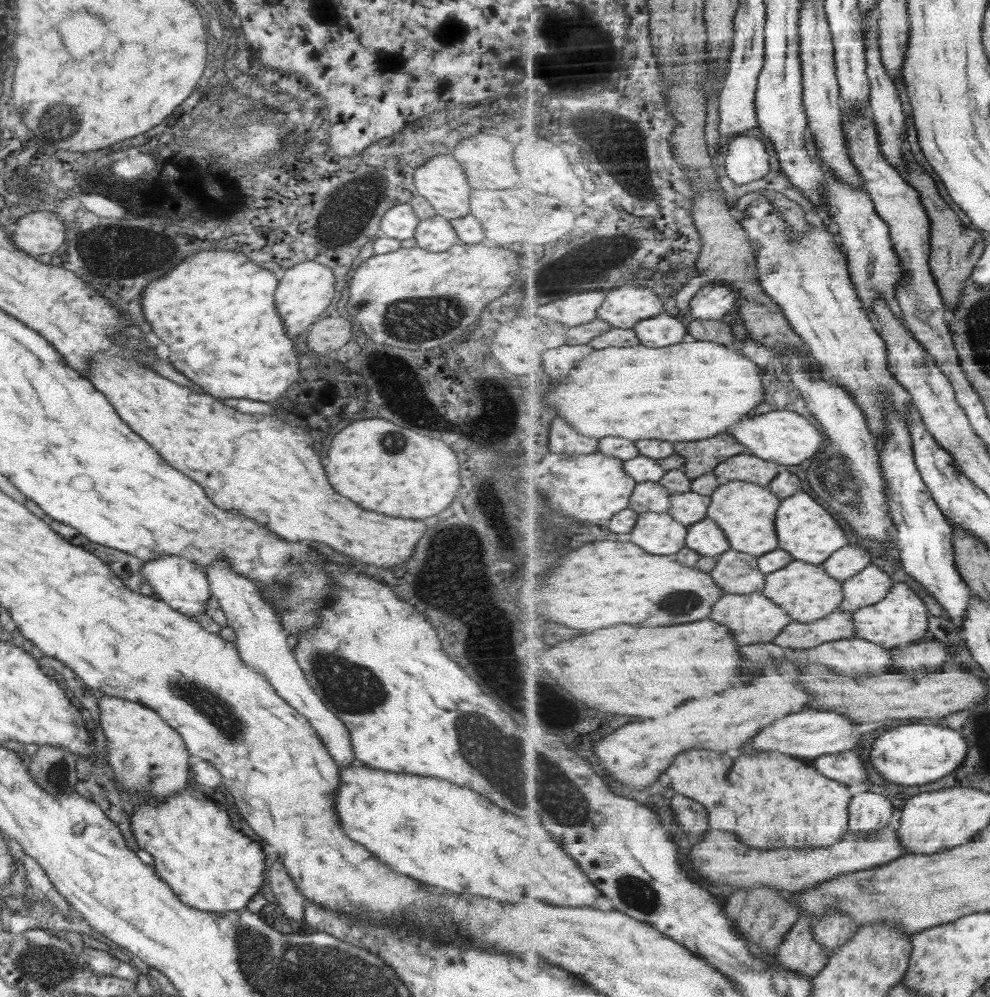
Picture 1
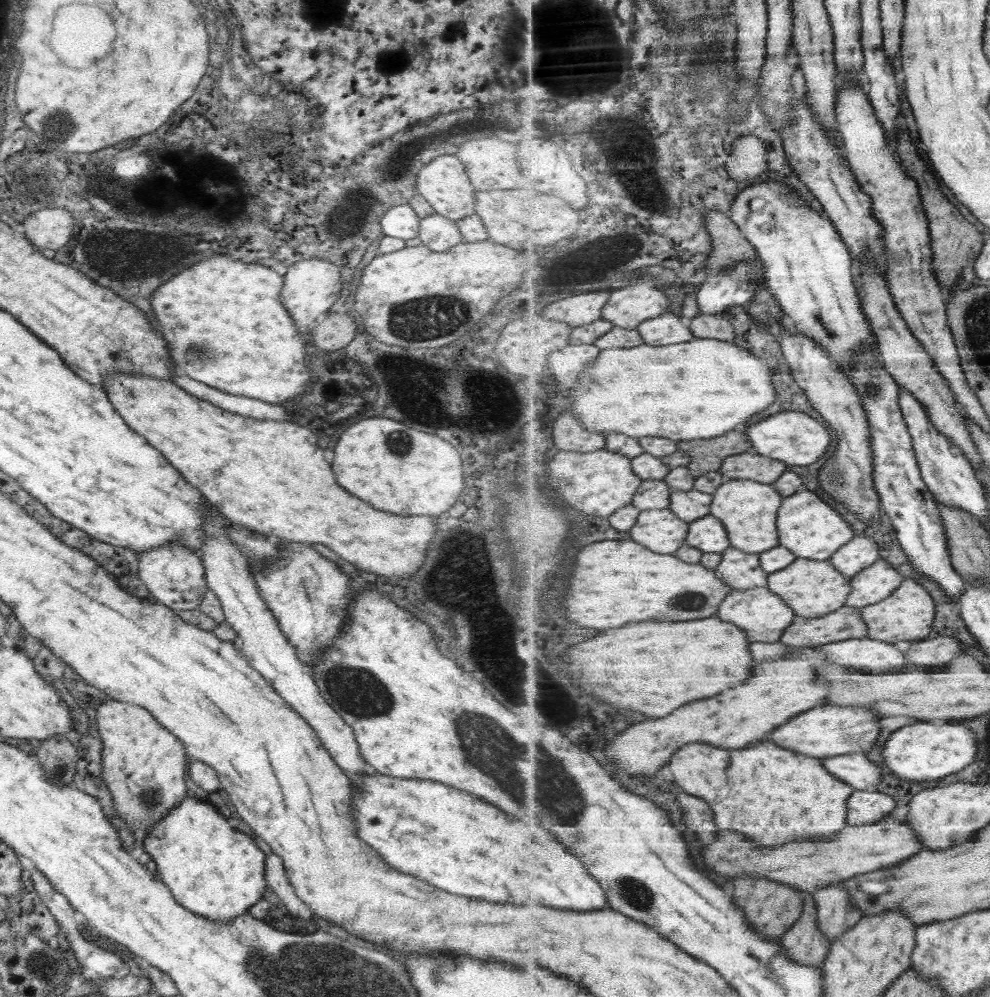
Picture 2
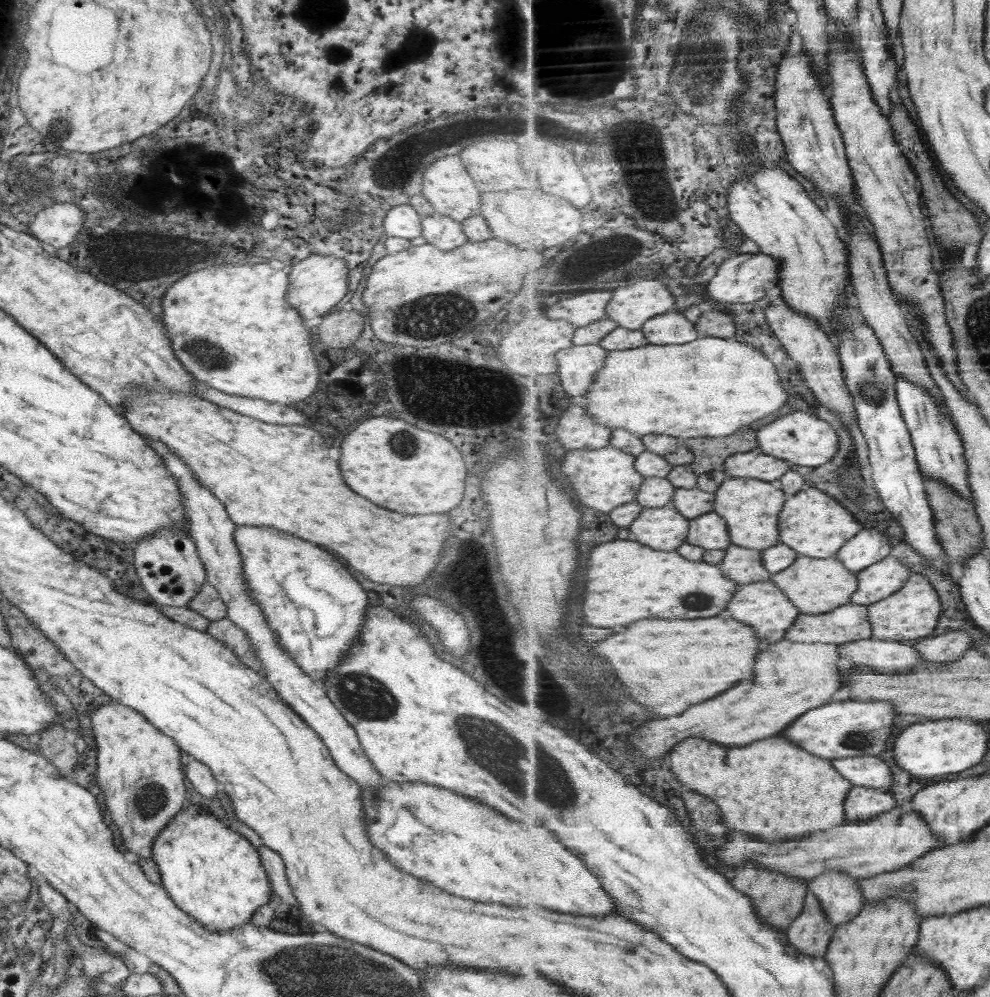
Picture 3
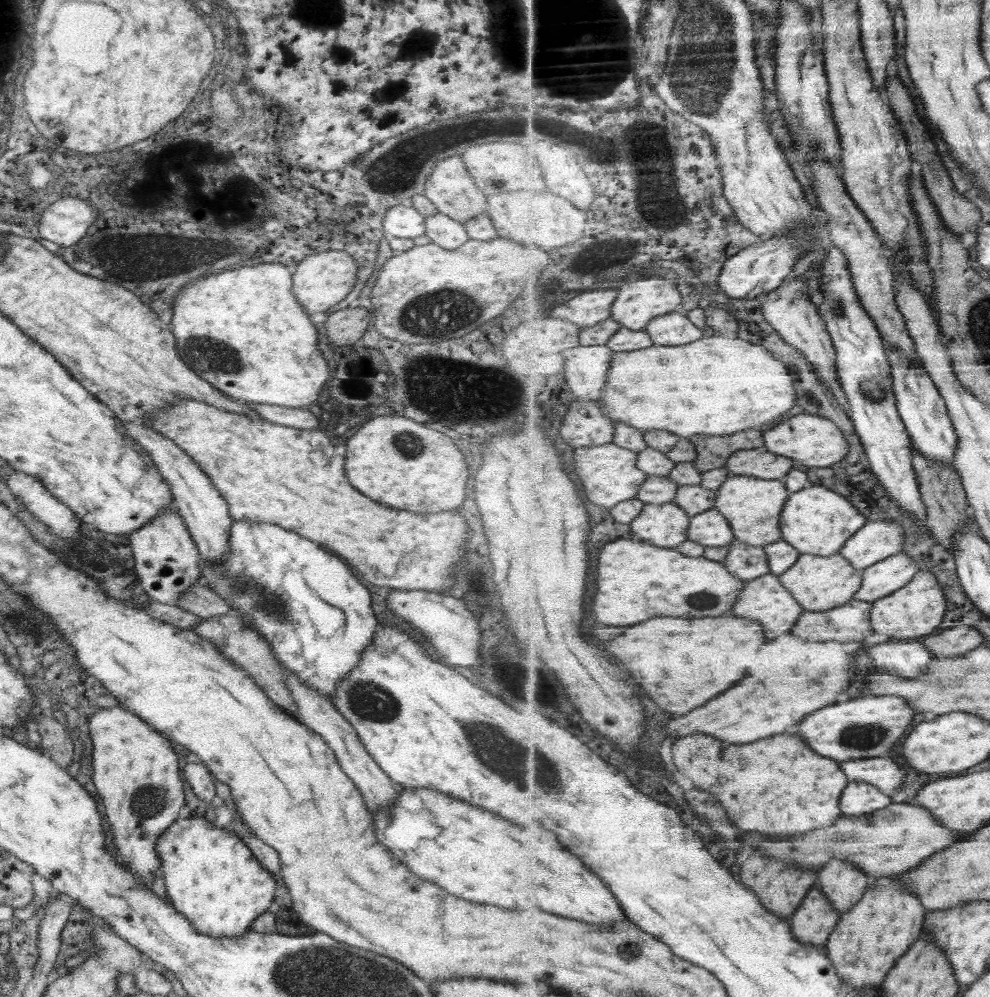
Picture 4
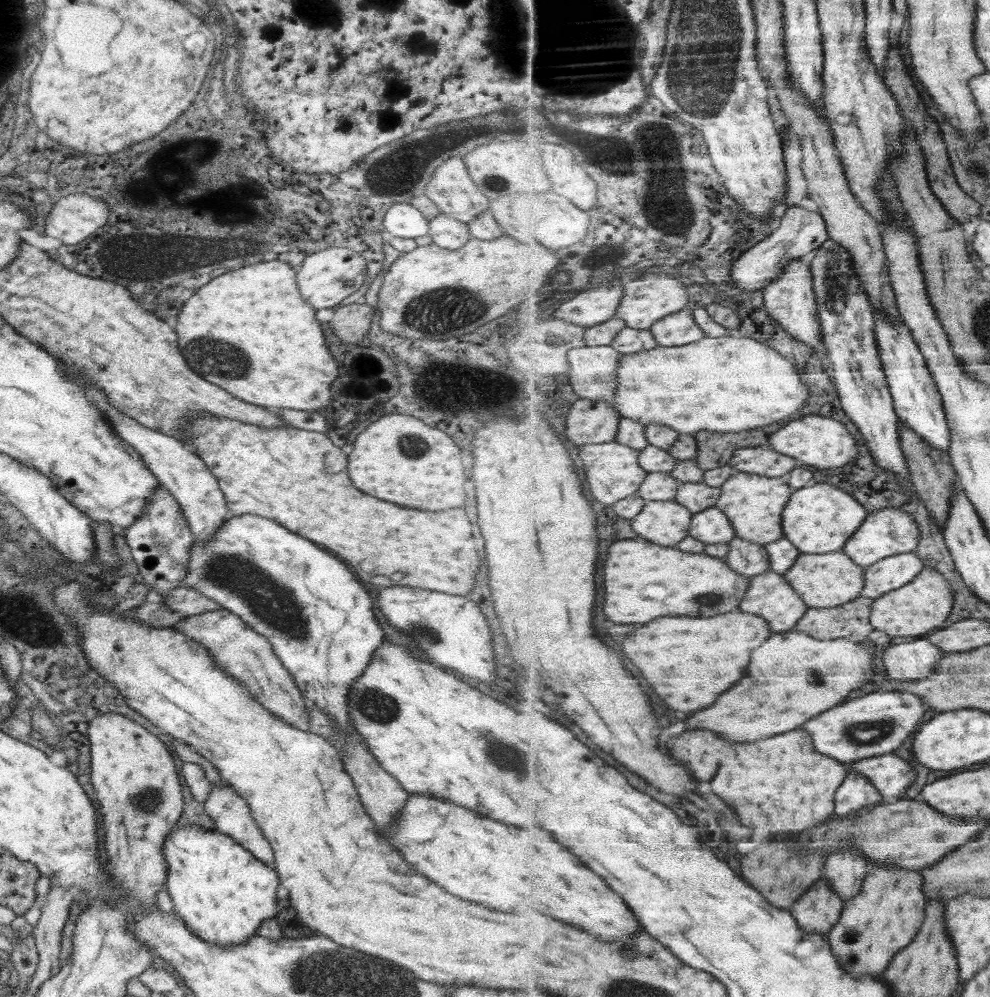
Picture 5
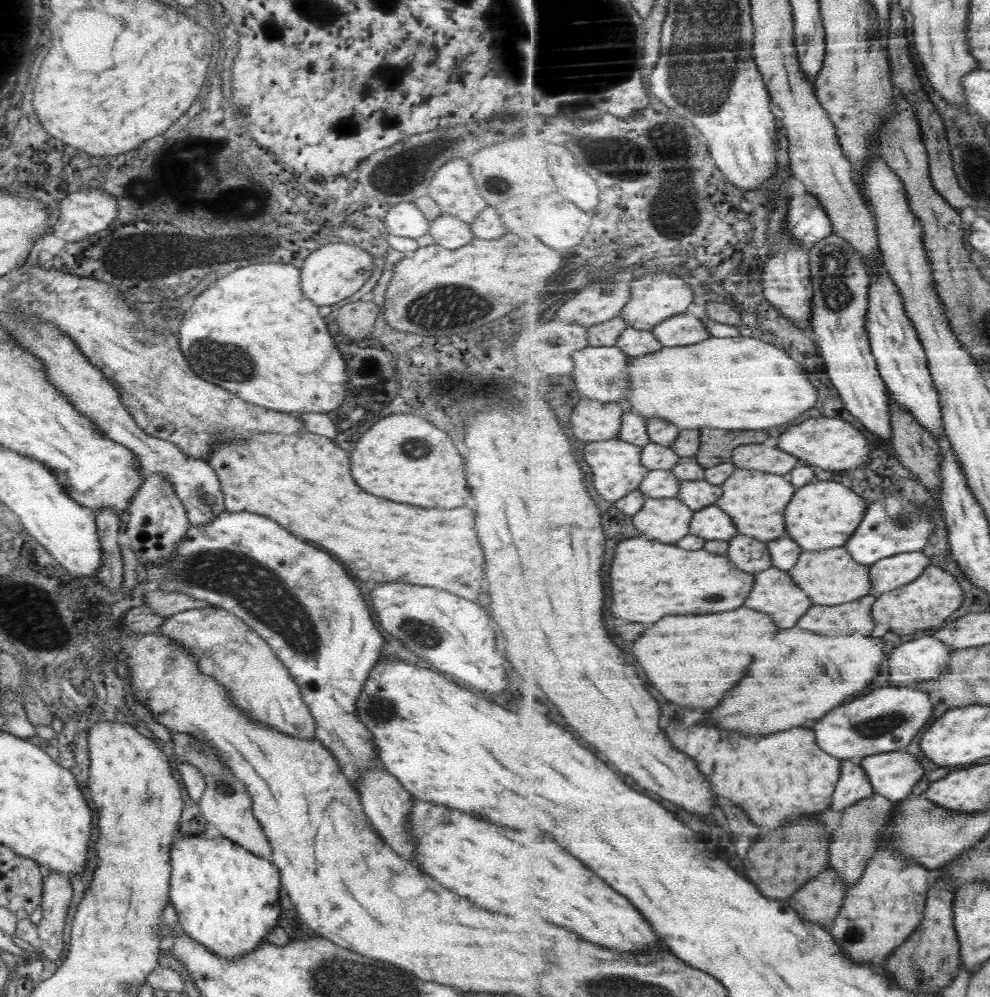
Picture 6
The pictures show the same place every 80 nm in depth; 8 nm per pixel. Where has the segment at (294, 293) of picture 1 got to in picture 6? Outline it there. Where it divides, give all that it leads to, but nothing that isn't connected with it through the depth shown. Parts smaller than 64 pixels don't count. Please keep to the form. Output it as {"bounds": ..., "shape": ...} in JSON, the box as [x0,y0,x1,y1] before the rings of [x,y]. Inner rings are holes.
{"bounds":[300,244,373,307],"shape":[[[326,244],[326,246],[318,248],[316,252],[312,252],[304,260],[304,266],[300,266],[302,292],[316,306],[334,307],[340,300],[344,300],[348,296],[352,296],[354,292],[358,292],[372,274],[373,268],[372,256],[368,252],[364,252],[364,250],[360,250],[358,246]]]}

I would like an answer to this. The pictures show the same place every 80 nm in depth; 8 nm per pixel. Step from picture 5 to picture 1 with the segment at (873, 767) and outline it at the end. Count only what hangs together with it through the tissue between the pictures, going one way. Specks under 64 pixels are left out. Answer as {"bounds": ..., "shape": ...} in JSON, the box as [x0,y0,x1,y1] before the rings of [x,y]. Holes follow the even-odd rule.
{"bounds":[813,750,868,785],"shape":[[[853,750],[839,752],[837,755],[822,755],[813,763],[826,776],[849,785],[866,783],[868,780],[868,766]]]}

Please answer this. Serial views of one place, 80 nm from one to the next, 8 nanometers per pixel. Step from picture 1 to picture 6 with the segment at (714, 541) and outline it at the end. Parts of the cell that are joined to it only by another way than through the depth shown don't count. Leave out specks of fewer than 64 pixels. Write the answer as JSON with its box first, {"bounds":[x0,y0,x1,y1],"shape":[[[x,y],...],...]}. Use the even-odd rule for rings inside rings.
{"bounds":[691,504,740,540],"shape":[[[713,504],[696,512],[691,534],[706,540],[732,540],[740,534],[735,520],[720,505]]]}

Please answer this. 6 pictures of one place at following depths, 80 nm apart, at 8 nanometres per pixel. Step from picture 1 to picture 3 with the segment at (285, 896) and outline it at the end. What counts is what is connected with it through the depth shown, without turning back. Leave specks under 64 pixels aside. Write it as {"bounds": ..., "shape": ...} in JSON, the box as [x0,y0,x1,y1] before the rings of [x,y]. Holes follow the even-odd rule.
{"bounds":[256,846,296,907],"shape":[[[266,846],[258,847],[256,850],[259,852],[261,863],[267,874],[267,880],[270,881],[273,891],[280,896],[282,902],[290,904],[291,907],[296,906],[296,900],[294,900],[292,887],[285,873],[285,864],[282,857]]]}

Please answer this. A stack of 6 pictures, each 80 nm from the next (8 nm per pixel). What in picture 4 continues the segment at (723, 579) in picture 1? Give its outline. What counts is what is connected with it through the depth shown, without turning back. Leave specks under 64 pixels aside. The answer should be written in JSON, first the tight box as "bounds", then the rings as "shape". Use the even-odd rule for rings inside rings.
{"bounds":[724,539,771,581],"shape":[[[736,539],[724,563],[742,580],[753,581],[771,573],[771,561],[765,547]]]}

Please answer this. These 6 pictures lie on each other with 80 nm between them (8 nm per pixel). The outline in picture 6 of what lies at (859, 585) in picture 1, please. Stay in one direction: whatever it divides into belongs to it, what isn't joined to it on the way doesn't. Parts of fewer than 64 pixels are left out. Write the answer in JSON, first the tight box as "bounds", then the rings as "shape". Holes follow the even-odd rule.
{"bounds":[871,551,932,596],"shape":[[[924,551],[907,552],[879,560],[871,565],[871,577],[875,583],[871,594],[879,596],[902,588],[918,580],[932,564],[931,557]]]}

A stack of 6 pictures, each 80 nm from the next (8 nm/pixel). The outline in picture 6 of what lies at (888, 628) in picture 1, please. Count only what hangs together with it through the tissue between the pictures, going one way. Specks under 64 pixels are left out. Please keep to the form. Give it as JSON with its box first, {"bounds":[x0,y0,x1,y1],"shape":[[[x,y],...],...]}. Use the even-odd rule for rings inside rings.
{"bounds":[873,564,967,634],"shape":[[[932,564],[924,574],[914,582],[878,596],[873,606],[873,615],[877,624],[888,624],[897,634],[914,634],[918,630],[942,628],[956,610],[962,608],[967,598],[963,584],[947,569]]]}

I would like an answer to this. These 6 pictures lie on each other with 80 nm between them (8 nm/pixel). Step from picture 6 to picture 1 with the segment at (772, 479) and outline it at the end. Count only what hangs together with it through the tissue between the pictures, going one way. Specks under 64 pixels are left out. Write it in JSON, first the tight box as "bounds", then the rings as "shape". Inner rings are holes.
{"bounds":[709,480,783,557],"shape":[[[736,480],[720,486],[712,498],[709,517],[727,532],[734,549],[761,557],[780,548],[776,514],[783,500],[769,487]]]}

